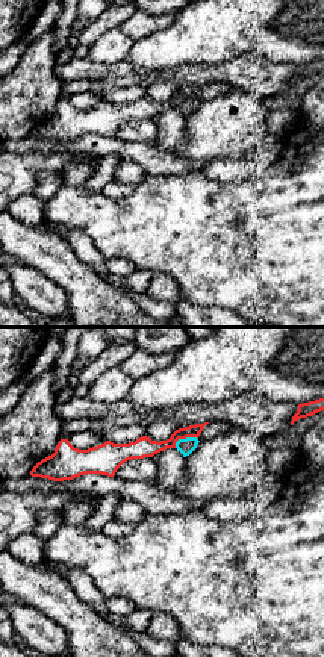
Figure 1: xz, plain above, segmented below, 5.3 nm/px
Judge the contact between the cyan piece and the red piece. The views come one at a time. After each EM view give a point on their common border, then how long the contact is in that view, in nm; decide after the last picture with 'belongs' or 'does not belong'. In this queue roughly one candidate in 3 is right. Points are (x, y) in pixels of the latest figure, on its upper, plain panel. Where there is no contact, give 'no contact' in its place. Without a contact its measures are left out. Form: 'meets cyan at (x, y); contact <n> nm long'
meets cyan at (183, 100); contact 140 nm long

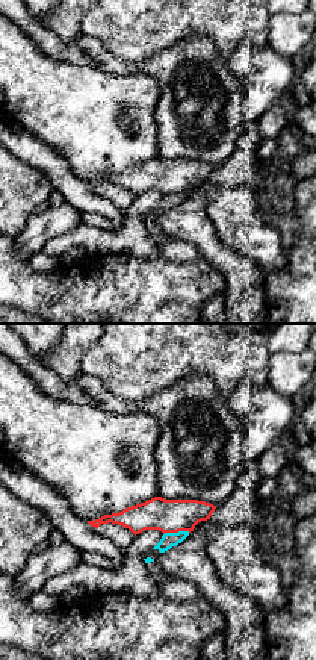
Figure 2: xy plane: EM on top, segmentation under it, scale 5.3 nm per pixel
meets cyan at (176, 194); contact 140 nm long

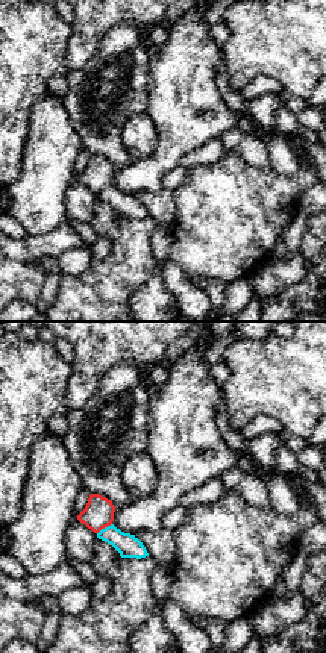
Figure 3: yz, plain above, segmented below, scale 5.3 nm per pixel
meets cyan at (105, 188); contact 100 nm long

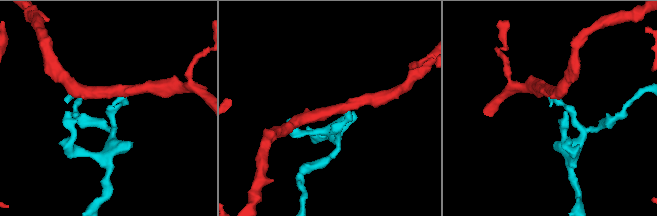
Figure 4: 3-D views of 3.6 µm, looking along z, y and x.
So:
does not belong

